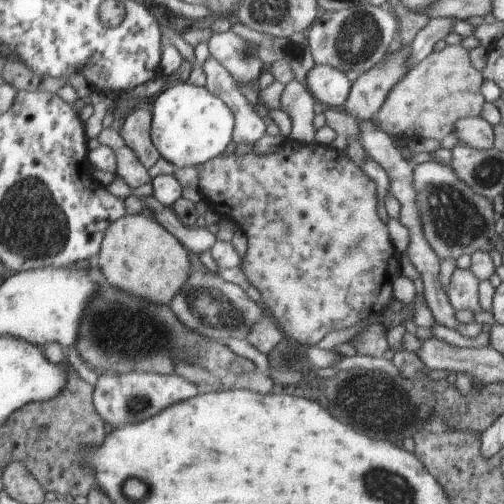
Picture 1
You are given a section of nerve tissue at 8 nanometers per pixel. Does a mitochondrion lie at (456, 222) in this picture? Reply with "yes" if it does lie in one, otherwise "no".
yes

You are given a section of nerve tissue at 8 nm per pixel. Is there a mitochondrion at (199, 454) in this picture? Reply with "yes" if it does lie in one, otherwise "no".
no

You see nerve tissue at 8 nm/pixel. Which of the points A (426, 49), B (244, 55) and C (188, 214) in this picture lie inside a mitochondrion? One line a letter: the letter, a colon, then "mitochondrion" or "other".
A: other
B: mitochondrion
C: other

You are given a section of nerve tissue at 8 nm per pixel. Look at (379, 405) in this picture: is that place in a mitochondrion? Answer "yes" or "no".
yes

